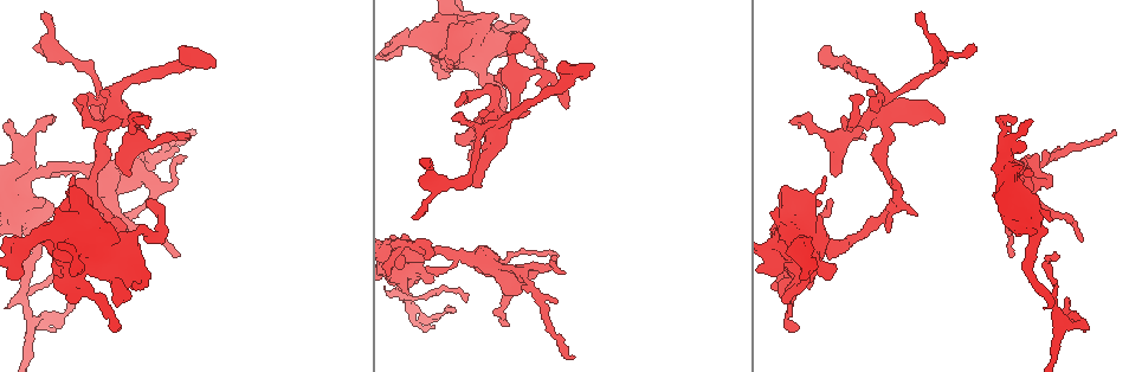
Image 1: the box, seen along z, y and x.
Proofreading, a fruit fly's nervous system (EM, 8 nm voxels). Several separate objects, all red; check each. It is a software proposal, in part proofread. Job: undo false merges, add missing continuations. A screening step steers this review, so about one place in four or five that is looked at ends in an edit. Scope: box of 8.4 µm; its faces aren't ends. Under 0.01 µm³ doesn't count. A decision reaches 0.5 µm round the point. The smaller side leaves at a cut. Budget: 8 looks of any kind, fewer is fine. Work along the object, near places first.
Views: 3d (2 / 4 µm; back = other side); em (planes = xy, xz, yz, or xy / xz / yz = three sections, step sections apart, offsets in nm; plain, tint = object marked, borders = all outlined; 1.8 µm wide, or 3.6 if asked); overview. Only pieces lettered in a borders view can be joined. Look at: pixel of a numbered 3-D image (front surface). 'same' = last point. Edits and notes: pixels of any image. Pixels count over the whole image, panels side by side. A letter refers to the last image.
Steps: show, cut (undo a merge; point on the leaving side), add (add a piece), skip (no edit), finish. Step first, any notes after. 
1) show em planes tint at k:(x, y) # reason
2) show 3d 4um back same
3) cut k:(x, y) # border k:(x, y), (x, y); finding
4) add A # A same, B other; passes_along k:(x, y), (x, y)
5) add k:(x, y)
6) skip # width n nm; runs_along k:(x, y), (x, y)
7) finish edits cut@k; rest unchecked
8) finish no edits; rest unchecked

show 3d 4um at 1:(535, 58) # abrupt turn

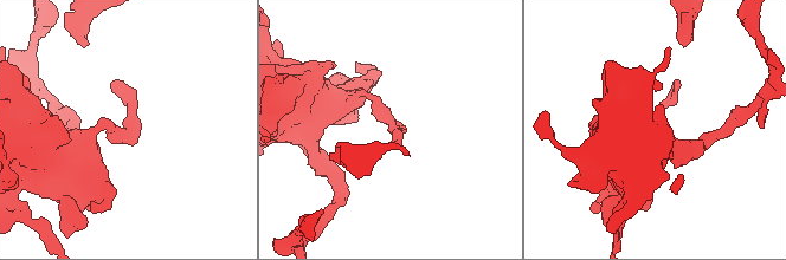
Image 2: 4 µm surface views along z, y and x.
show em planes tint at 2:(126, 133) # now the EM

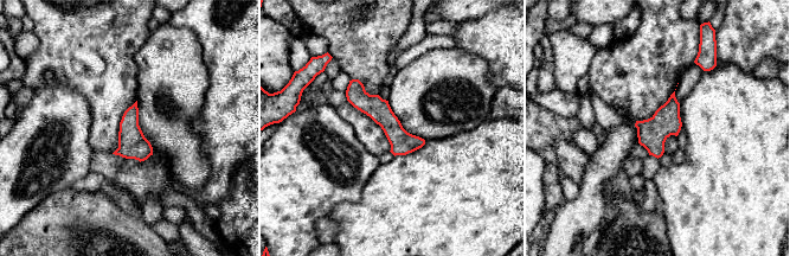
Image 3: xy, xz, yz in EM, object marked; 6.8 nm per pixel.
show em planes borders same

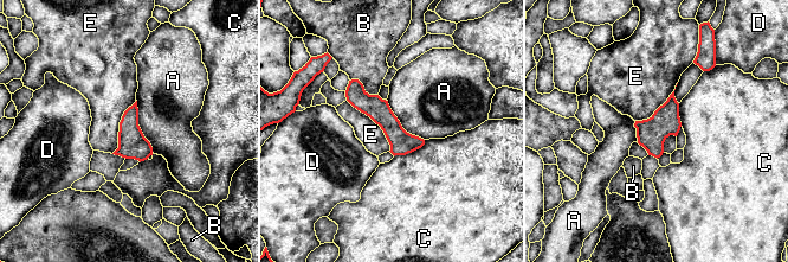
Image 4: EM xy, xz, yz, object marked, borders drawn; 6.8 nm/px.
skip # A other, B other, C other, D other, E other; runs_along 4:(351, 83), (407, 142), (420, 142); all the same neuron

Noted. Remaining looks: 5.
show em yz step 8 tint at 1:(466, 137) # abrupt turn

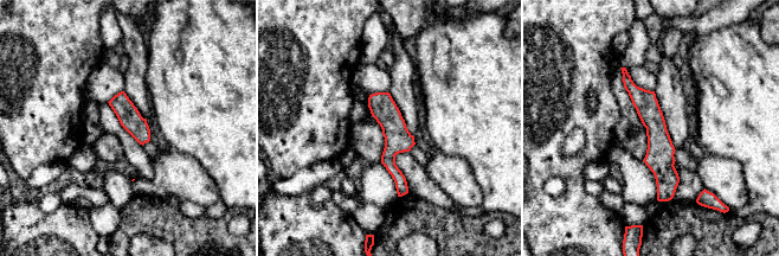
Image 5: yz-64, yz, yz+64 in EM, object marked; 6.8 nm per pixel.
show em planes borders same

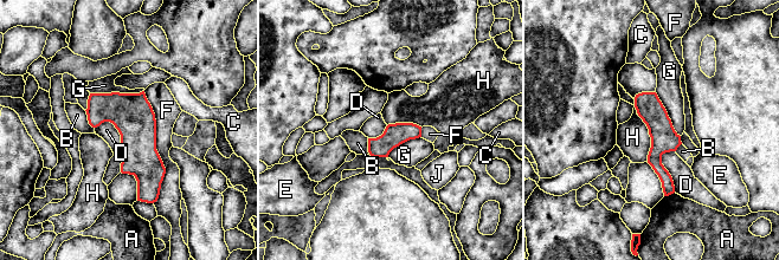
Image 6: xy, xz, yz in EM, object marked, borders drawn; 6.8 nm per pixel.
skip # A other, B other, C other, D other, E other, F other, G other, H other, J other; border 6:(95, 127), (114, 125), (121, 157); one neuron here

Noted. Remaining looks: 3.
show 3d 4um at 1:(519, 272) # four arms meet

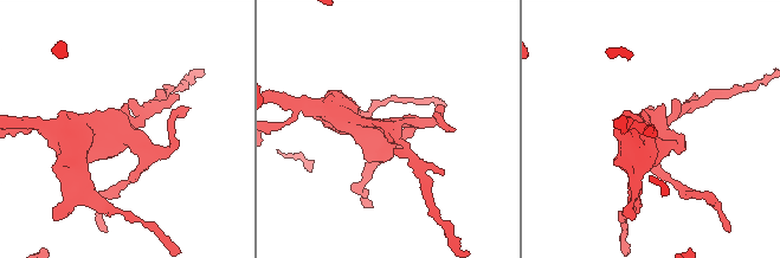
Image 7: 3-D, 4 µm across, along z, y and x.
show em planes borders at 7:(124, 136)

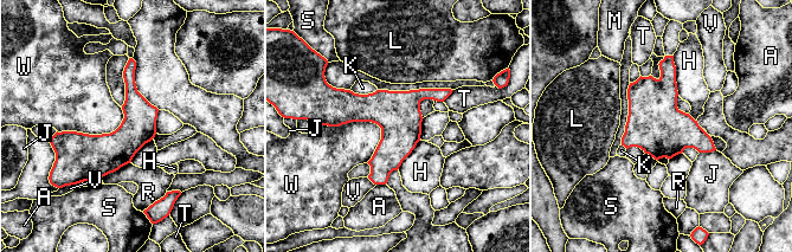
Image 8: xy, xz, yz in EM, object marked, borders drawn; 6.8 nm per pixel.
skip # A other, H other, J other, K other, L other, M other, R other, S other, T other, V other, W other; runs_along 8:(448, 91), (328, 116); all the same neuron

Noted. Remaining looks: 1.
show em planes borders at 1:(178, 251) # tapers out

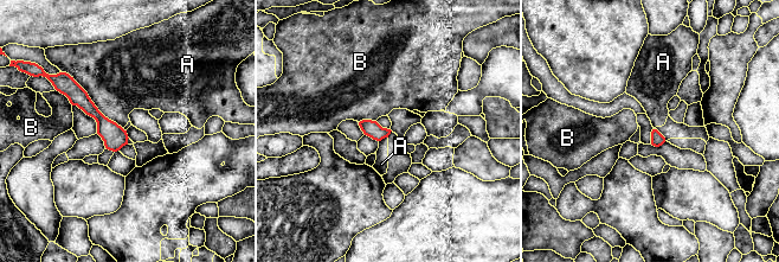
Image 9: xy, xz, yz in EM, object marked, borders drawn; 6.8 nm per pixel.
skip # width 90 nm; longest_contact A 550 nm; A other, B other; no lettered piece goes on from it

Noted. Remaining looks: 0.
finish no edits; rest unchecked

